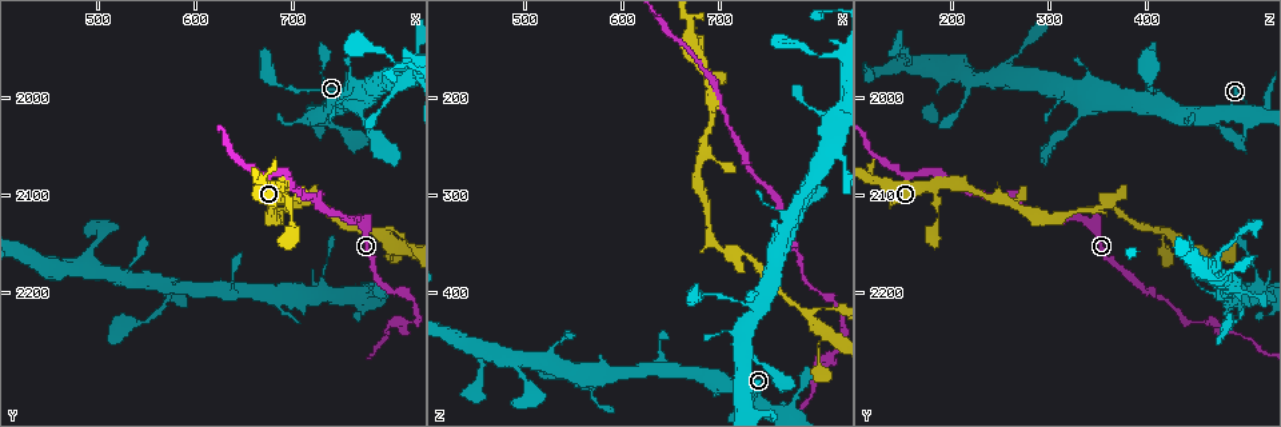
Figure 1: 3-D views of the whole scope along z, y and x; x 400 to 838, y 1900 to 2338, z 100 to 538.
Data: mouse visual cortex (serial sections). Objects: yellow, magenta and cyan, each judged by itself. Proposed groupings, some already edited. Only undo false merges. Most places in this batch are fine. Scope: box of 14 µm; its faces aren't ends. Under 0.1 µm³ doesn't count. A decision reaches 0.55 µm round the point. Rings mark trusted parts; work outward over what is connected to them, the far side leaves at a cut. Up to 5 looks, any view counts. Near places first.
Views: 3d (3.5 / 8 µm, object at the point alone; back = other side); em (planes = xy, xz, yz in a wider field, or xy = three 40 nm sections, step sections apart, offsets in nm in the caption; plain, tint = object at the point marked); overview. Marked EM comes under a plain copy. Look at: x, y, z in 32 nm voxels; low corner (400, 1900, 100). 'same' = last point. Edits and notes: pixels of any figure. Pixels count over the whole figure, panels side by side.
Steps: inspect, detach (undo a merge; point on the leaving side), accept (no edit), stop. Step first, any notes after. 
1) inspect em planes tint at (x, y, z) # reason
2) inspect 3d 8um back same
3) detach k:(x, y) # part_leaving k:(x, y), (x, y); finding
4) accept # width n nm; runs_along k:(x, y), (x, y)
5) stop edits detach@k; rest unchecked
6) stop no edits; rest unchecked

inspect 3d 3.5um at (790, 2140, 425) # thick turns thin

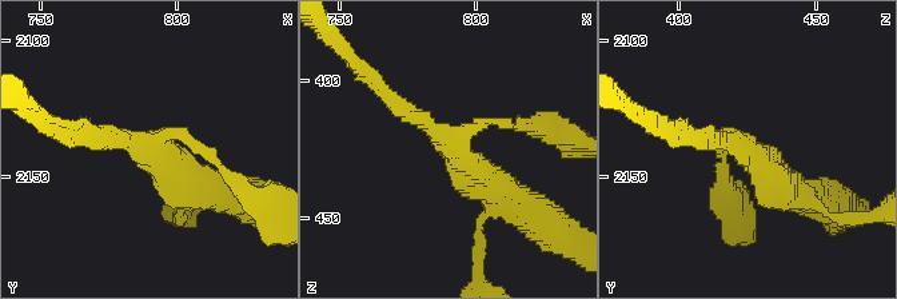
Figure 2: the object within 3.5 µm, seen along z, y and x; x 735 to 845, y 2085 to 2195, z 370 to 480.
inspect em xy step 2 tint at (789, 2138, 422) # arms 3; arm_widths 100, 200, 450 nm; now the EM

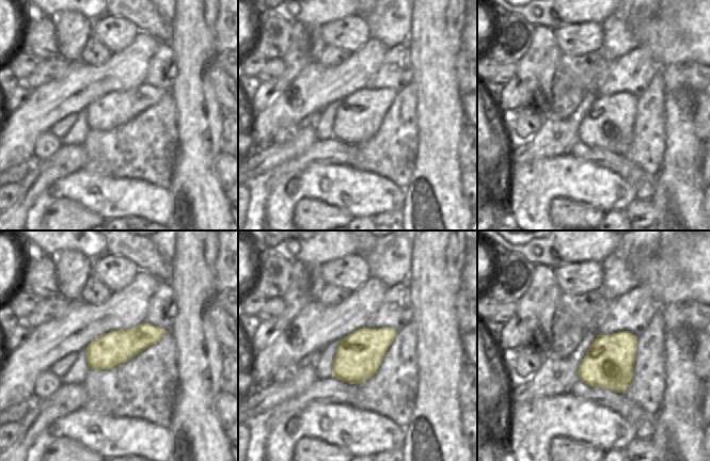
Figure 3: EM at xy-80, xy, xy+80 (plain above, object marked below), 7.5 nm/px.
accept # runs_along 2:(373, 83), (503, 192); all the same cell

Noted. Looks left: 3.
inspect 3d 3.5um at (795, 2235, 475)

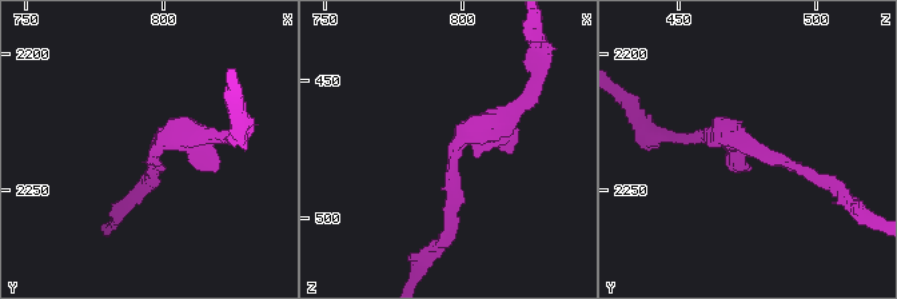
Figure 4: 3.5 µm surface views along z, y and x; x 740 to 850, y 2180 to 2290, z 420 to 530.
inspect em xy step 1 tint at (797, 2234, 476) # arm_widths 100, 150 nm

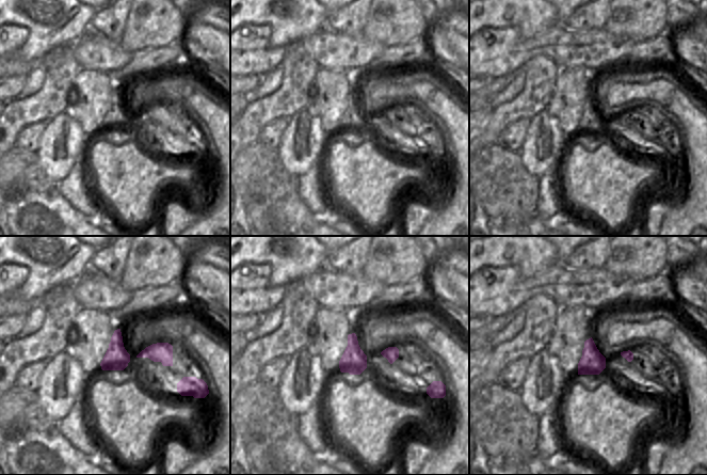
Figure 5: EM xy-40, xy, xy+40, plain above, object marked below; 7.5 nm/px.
accept # width 190 nm; runs_along 4:(522, 107), (453, 147), (449, 230); one cell here

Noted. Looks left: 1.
stop no edits; rest unchecked

